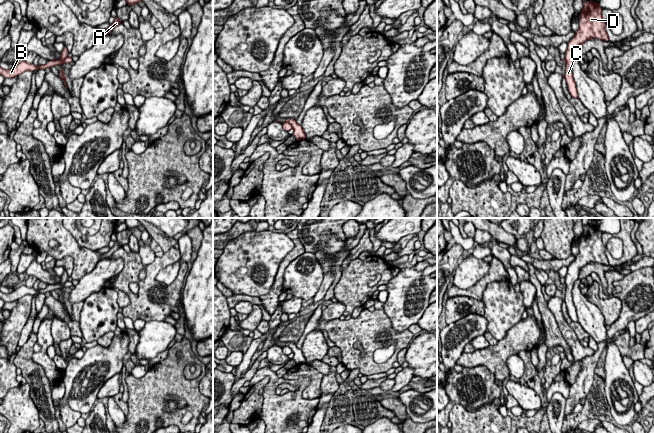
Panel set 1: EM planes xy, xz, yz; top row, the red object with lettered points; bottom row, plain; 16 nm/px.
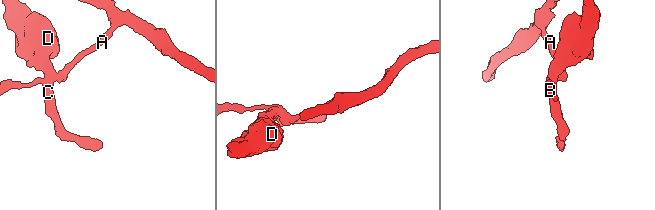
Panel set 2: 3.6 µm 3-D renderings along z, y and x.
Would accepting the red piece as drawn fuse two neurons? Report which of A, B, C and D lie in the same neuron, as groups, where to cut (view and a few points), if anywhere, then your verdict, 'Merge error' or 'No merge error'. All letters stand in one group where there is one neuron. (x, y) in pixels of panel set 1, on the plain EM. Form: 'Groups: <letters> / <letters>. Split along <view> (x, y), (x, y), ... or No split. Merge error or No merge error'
Groups: A B / C D. Split along xz (282, 347), (288, 346), (293, 351). Merge error

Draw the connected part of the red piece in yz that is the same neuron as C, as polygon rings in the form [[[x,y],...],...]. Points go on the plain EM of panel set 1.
[[[587,224],[583,226],[583,232],[579,239],[579,253],[575,256],[575,260],[567,267],[564,302],[567,306],[568,315],[573,322],[578,322],[578,317],[573,303],[572,289],[579,277],[580,270],[590,262],[609,265],[605,254],[606,247],[603,245],[602,233],[596,225],[591,226]]]

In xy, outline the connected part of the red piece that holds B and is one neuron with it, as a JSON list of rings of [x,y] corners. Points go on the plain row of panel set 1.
[[[67,281],[64,284],[60,284],[60,283],[59,284],[51,284],[51,285],[48,285],[45,289],[39,289],[37,291],[33,287],[32,288],[28,288],[25,285],[21,285],[21,286],[15,287],[14,291],[9,293],[9,294],[5,294],[5,293],[2,293],[0,291],[0,298],[5,303],[13,302],[13,301],[16,301],[19,298],[21,298],[21,297],[23,297],[23,296],[25,296],[27,294],[30,294],[32,296],[37,294],[37,293],[45,294],[46,292],[50,292],[50,291],[55,290],[55,289],[60,289],[62,287],[71,287],[71,286],[73,286],[72,282],[71,281]]]

